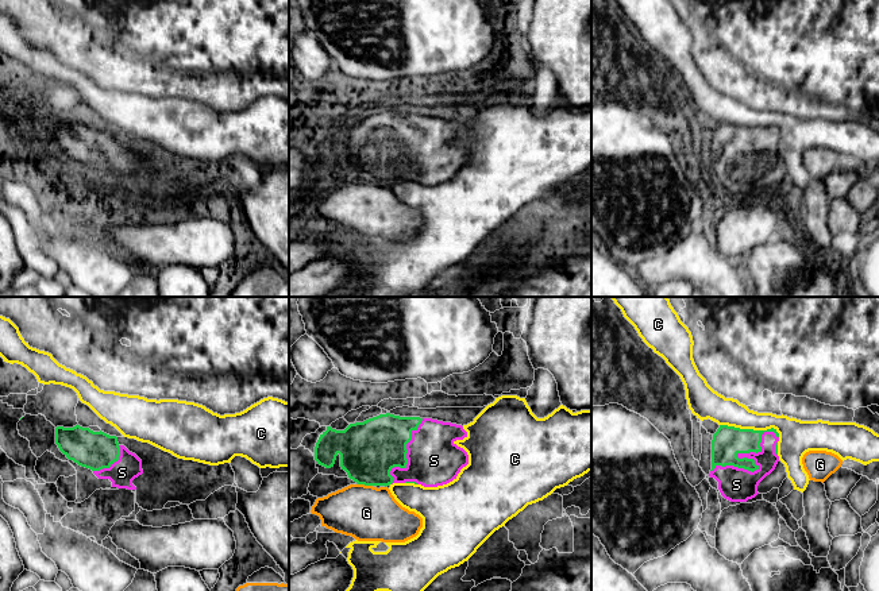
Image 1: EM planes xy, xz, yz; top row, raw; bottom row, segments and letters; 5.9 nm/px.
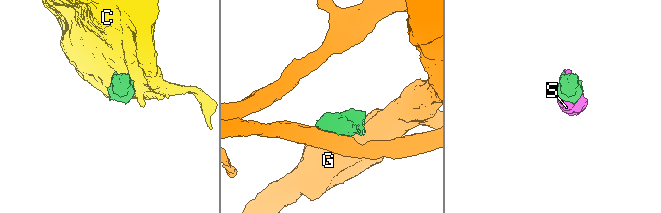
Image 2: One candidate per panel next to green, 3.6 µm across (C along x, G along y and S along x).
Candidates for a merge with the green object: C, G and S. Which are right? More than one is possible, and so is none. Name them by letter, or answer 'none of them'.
S

